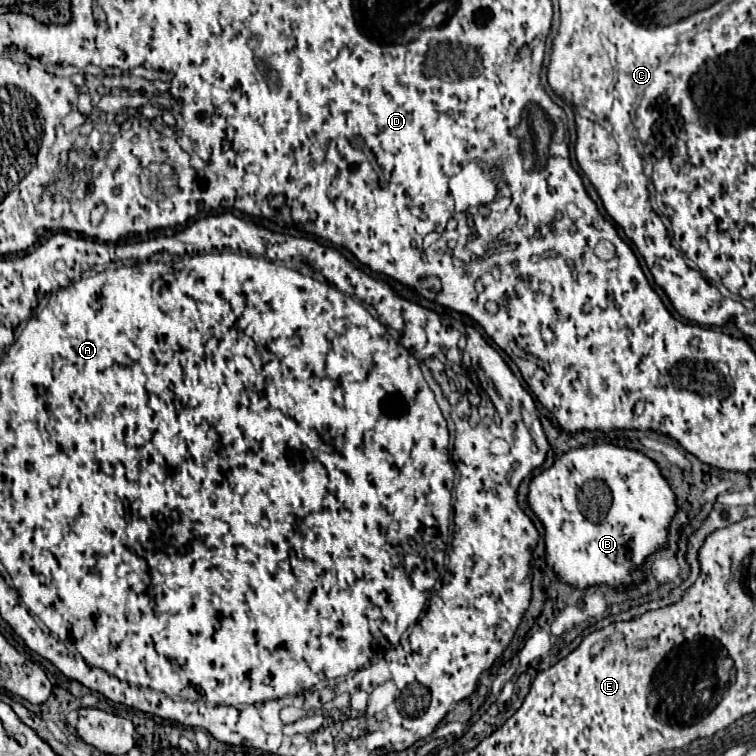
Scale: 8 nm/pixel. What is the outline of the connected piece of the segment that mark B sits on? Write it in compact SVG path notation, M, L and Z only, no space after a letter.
M600 443L600 445L592 445L592 447L578 447L578 449L570 449L568 453L564 453L562 457L558 457L554 461L554 465L550 469L544 469L542 473L538 473L536 477L532 477L530 481L530 509L536 513L536 517L542 521L544 525L544 541L546 541L546 565L556 573L556 577L564 583L568 583L570 587L576 589L588 589L594 585L608 585L612 589L628 589L632 585L638 585L642 581L646 581L646 573L642 569L642 565L648 561L648 557L658 549L664 549L664 545L668 545L668 531L670 531L670 523L676 517L678 505L676 505L676 493L670 487L670 483L662 477L660 467L646 457L644 453L636 451L636 449L626 449L626 447L618 447L612 443Z

